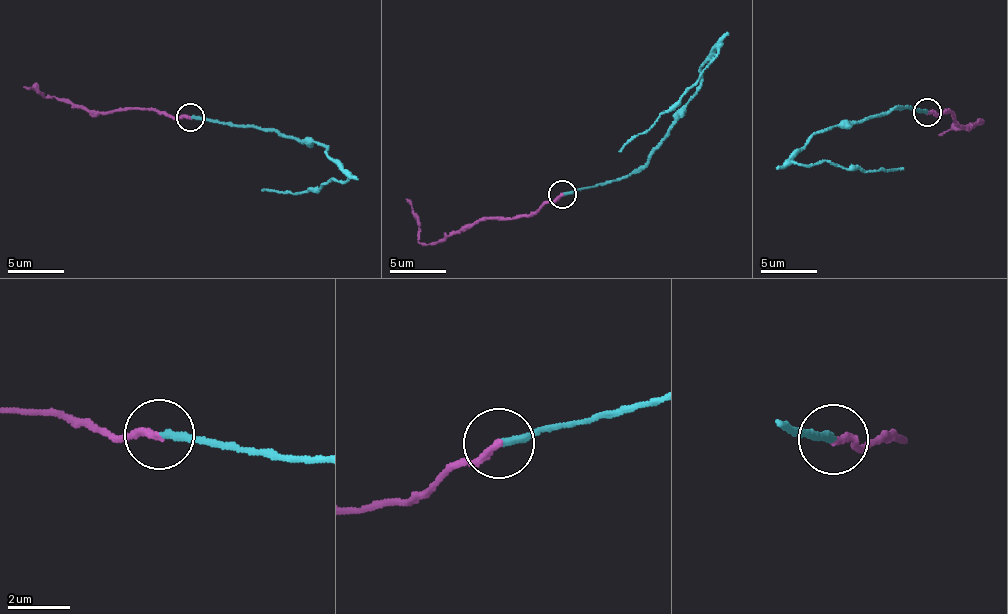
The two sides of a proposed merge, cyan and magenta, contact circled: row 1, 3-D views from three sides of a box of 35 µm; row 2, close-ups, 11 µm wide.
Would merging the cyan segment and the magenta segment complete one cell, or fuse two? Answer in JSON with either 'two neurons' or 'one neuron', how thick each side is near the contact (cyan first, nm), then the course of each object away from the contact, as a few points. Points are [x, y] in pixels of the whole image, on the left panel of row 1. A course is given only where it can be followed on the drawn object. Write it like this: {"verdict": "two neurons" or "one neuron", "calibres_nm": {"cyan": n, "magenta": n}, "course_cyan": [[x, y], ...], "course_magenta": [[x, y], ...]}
{"verdict": "two neurons", "calibres_nm": {"cyan": 220, "magenta": 220}, "course_cyan": [[189, 116], [273, 128], [325, 146], [347, 173], [342, 182], [333, 179], [296, 195], [289, 190], [262, 190]], "course_magenta": [[189, 116], [106, 111], [48, 98], [23, 86]]}

